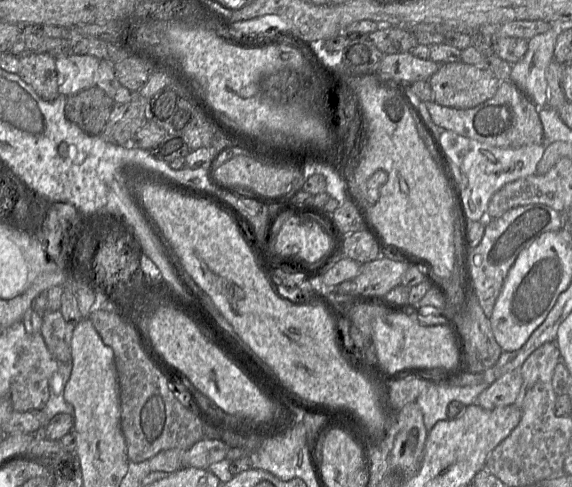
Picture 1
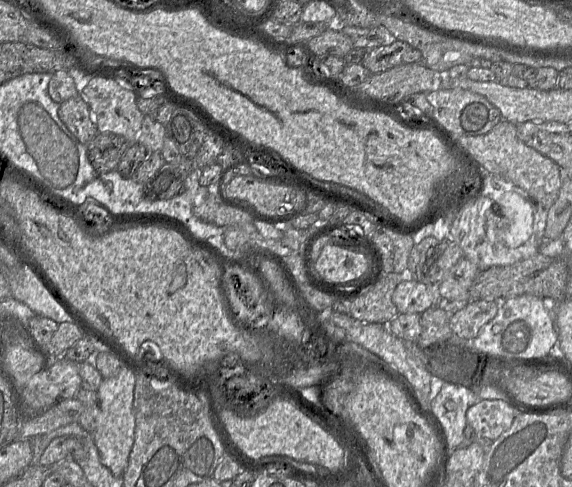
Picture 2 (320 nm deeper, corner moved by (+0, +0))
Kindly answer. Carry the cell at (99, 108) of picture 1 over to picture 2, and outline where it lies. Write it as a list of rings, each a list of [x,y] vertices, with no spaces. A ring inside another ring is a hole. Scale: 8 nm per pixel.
[[[98,133],[86,144],[88,158],[99,173],[117,169],[119,161],[131,143],[124,137],[112,133]]]

